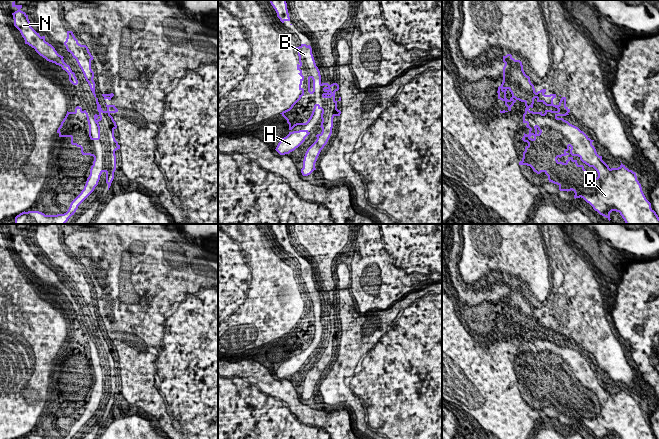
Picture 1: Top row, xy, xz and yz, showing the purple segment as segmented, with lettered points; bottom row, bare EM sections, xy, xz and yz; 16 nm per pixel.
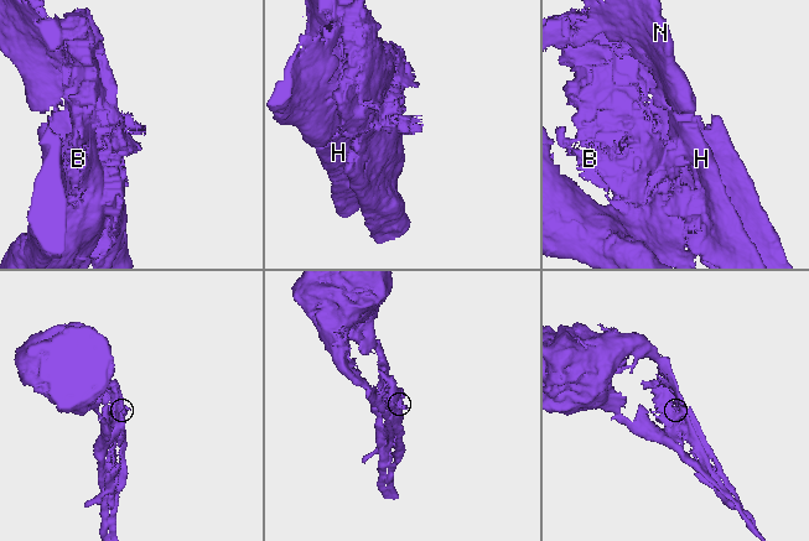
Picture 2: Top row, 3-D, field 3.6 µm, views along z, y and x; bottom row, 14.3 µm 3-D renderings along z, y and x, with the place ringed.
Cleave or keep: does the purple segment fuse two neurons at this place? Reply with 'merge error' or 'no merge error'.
merge error

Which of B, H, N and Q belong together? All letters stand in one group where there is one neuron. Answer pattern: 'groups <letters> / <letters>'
groups B H N / Q

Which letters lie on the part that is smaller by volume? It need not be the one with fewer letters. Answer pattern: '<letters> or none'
Q

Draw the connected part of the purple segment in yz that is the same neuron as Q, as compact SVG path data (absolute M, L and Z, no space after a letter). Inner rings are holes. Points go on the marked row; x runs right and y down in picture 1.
M507 54L503 56L503 62L503 82L497 93L498 99L505 102L508 110L500 110L500 113L511 111L517 100L524 102L526 108L523 123L530 129L529 134L524 133L522 138L528 145L519 165L530 166L537 174L544 172L549 182L557 184L560 191L572 190L577 198L581 197L586 202L590 197L590 205L597 212L611 208L620 213L626 224L659 224L659 217L646 199L636 173L622 163L618 168L610 169L592 145L594 140L562 118L570 112L566 106L566 97L562 97L558 105L554 105L556 94L545 95L546 89L536 93L520 60ZM535 98L537 102L558 110L545 110L544 114L542 111L530 111ZM551 120L558 122L555 130L568 139L570 147L580 160L597 171L597 178L593 178L573 157L568 157L565 163L556 163L555 156L550 156L555 141L552 131L554 128L549 123Z

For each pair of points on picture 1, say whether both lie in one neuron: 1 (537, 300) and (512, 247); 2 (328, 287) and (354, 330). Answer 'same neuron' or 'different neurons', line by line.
1: same neuron
2: different neurons

